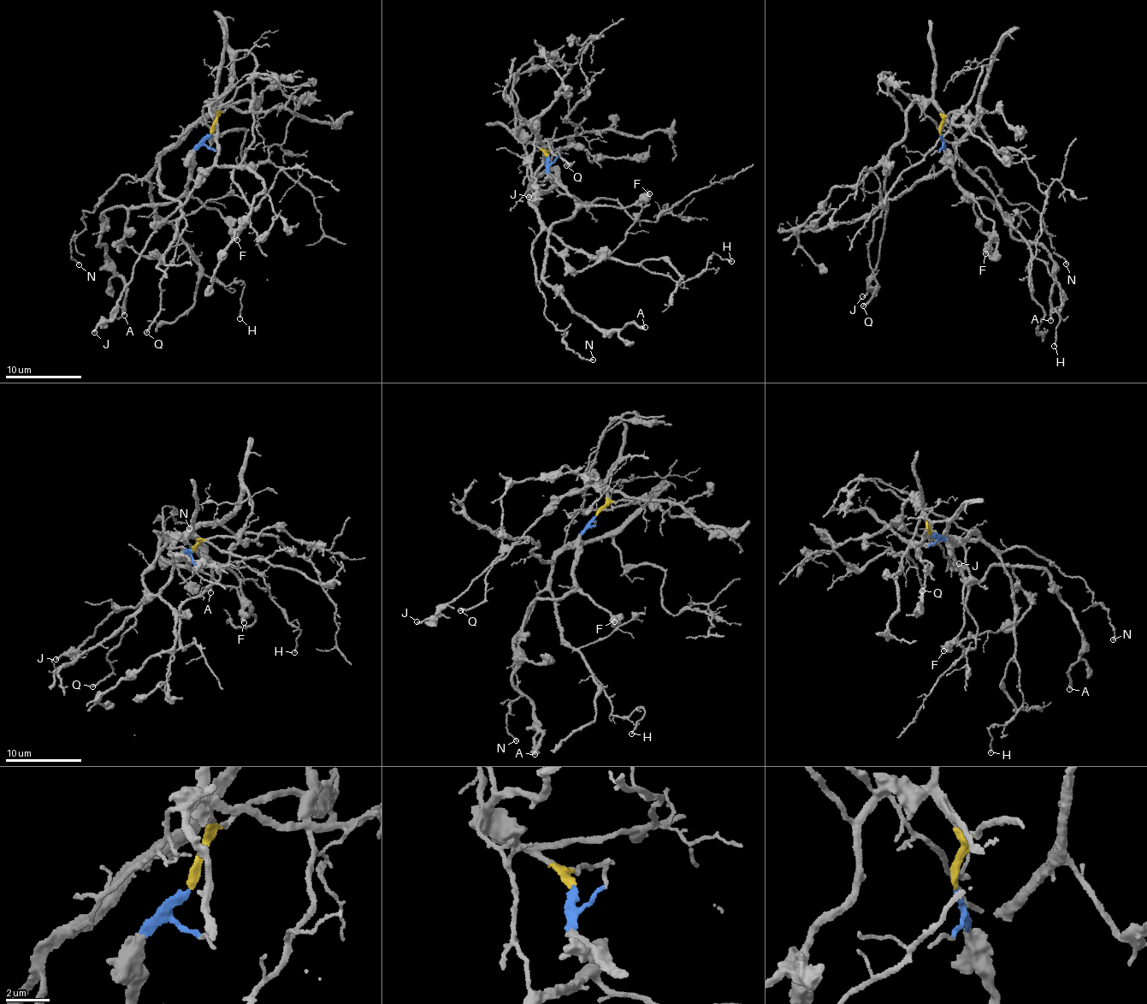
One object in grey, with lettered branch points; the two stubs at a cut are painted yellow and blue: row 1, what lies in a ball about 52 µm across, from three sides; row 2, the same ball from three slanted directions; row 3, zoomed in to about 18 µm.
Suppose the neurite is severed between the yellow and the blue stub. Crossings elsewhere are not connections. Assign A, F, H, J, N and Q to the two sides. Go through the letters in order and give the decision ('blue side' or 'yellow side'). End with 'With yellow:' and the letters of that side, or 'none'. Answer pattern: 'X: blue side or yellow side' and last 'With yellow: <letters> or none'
A: blue side
F: blue side
H: yellow side
J: yellow side
N: yellow side
Q: yellow side
With yellow: H, J, N, Q

